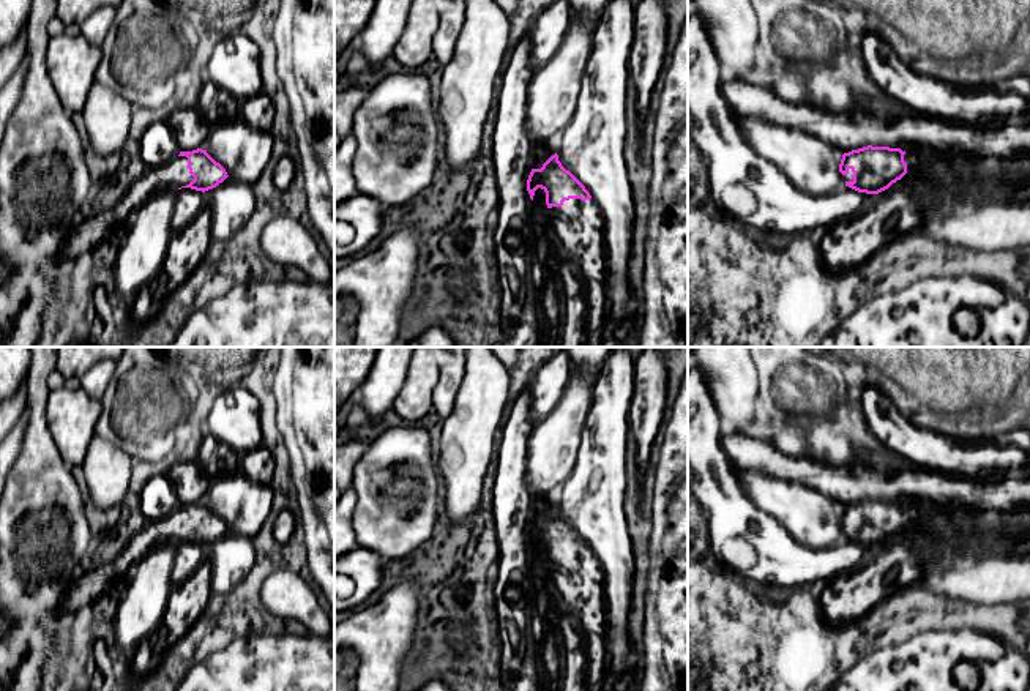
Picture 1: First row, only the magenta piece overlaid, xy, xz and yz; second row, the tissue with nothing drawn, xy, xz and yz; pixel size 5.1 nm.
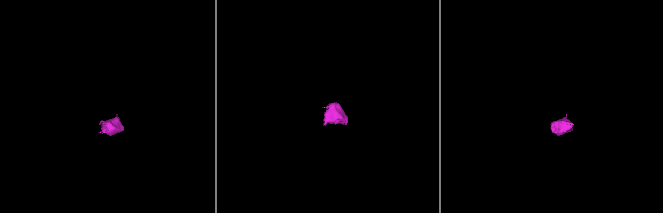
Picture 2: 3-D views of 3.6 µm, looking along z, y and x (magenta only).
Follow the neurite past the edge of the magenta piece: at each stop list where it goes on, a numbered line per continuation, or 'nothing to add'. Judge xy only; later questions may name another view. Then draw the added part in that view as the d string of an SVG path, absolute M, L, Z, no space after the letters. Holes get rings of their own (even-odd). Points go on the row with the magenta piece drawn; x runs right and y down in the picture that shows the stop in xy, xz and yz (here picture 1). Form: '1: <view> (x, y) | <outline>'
1: xy (97, 227) | M177 156L164 166L147 169L147 172L128 188L125 197L114 208L88 213L80 226L68 229L58 262L76 260L80 254L93 251L115 229L125 226L132 215L161 189L181 188L192 180L194 177L189 174L186 156Z

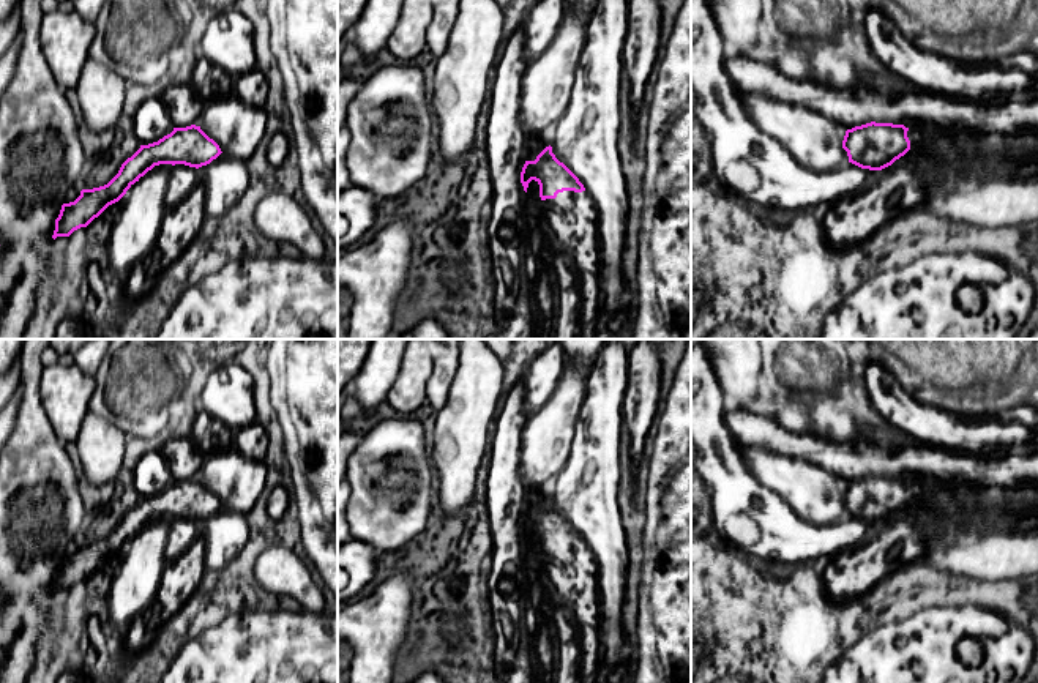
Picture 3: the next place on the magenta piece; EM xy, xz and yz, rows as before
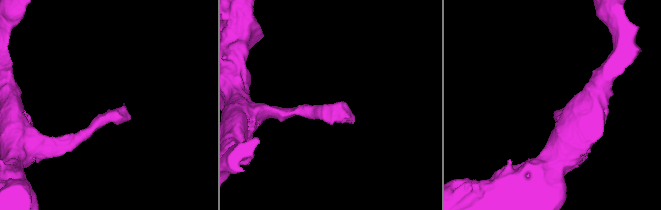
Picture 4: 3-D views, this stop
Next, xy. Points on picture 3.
nothing to add

